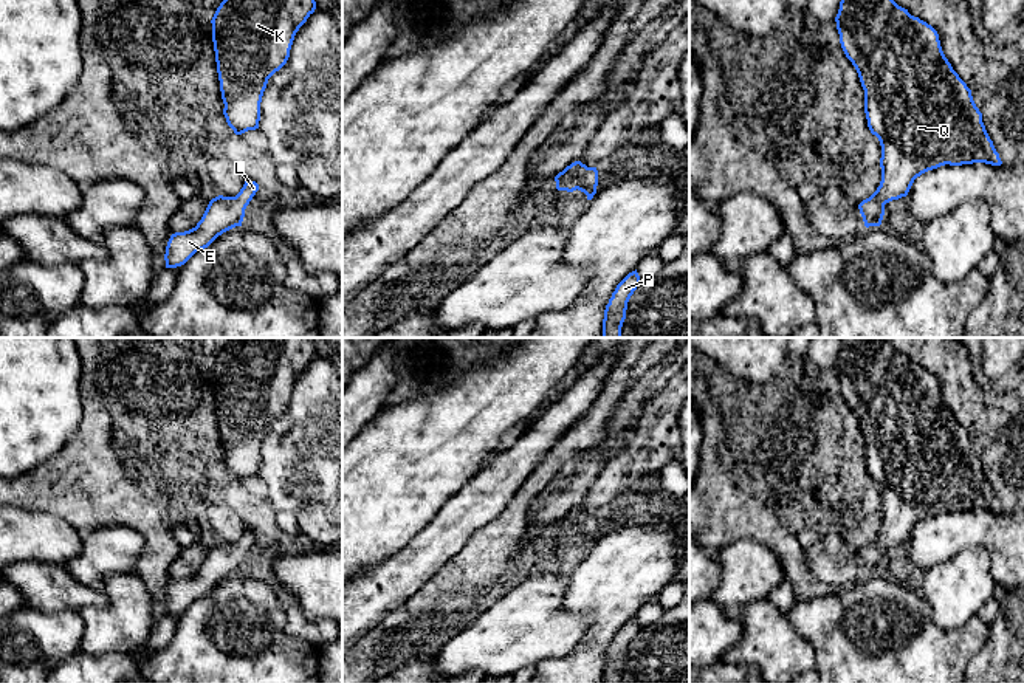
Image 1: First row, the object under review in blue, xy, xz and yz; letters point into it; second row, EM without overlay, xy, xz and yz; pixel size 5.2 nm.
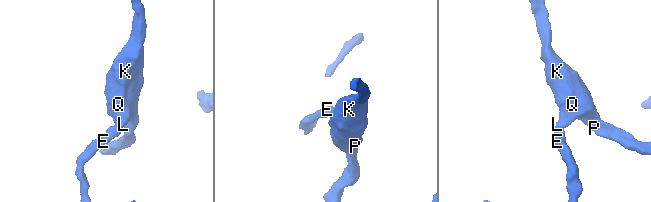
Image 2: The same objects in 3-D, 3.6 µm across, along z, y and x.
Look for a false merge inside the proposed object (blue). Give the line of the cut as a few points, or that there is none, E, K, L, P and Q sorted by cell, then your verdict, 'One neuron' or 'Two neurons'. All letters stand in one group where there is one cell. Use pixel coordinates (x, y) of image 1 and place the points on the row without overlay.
No split. Groups: E K L P Q. One neuron

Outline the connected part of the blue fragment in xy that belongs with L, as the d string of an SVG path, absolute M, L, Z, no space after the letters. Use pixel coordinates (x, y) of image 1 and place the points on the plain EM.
M245 527L235 544L212 545L195 575L175 579L166 593L166 615L184 612L197 598L208 595L223 579L242 573L245 556L259 537L256 528Z

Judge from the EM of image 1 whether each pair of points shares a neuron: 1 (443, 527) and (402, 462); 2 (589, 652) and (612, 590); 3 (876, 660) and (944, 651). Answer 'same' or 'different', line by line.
1: different
2: same
3: same

